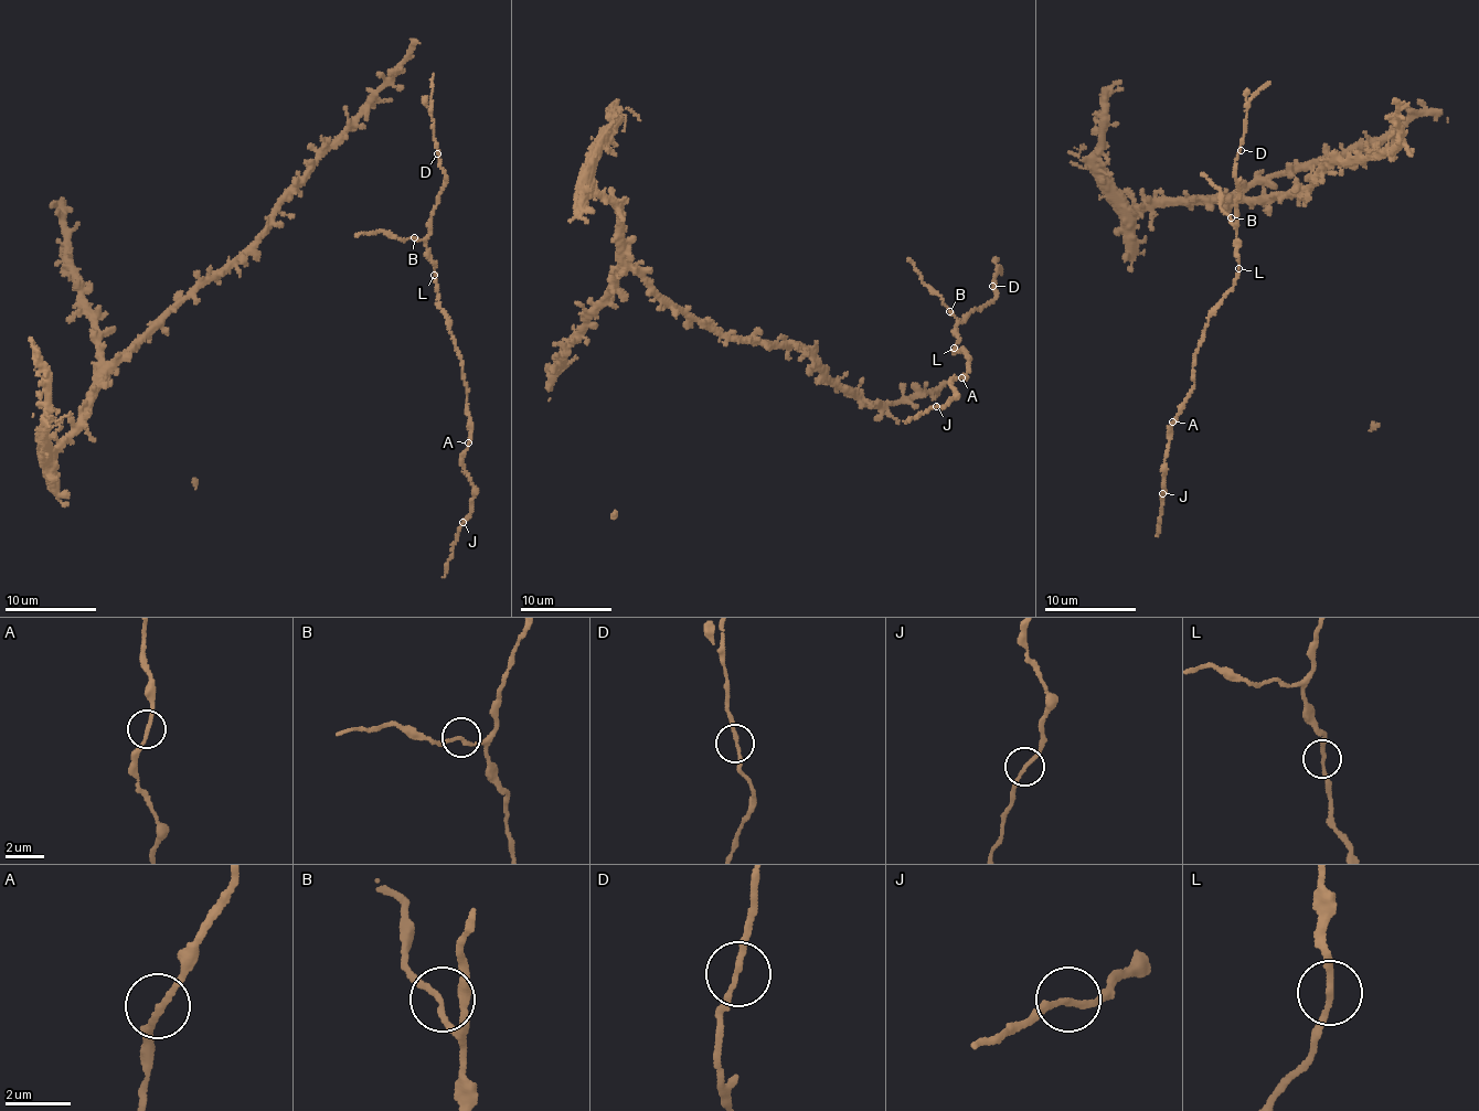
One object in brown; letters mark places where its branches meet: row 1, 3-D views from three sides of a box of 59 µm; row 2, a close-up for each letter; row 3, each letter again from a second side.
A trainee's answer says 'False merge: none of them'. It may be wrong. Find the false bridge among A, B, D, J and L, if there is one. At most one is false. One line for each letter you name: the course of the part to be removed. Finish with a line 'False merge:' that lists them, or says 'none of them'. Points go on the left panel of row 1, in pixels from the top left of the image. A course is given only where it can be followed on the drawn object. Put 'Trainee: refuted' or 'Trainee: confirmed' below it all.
False merge: none of them
Trainee: confirmed

